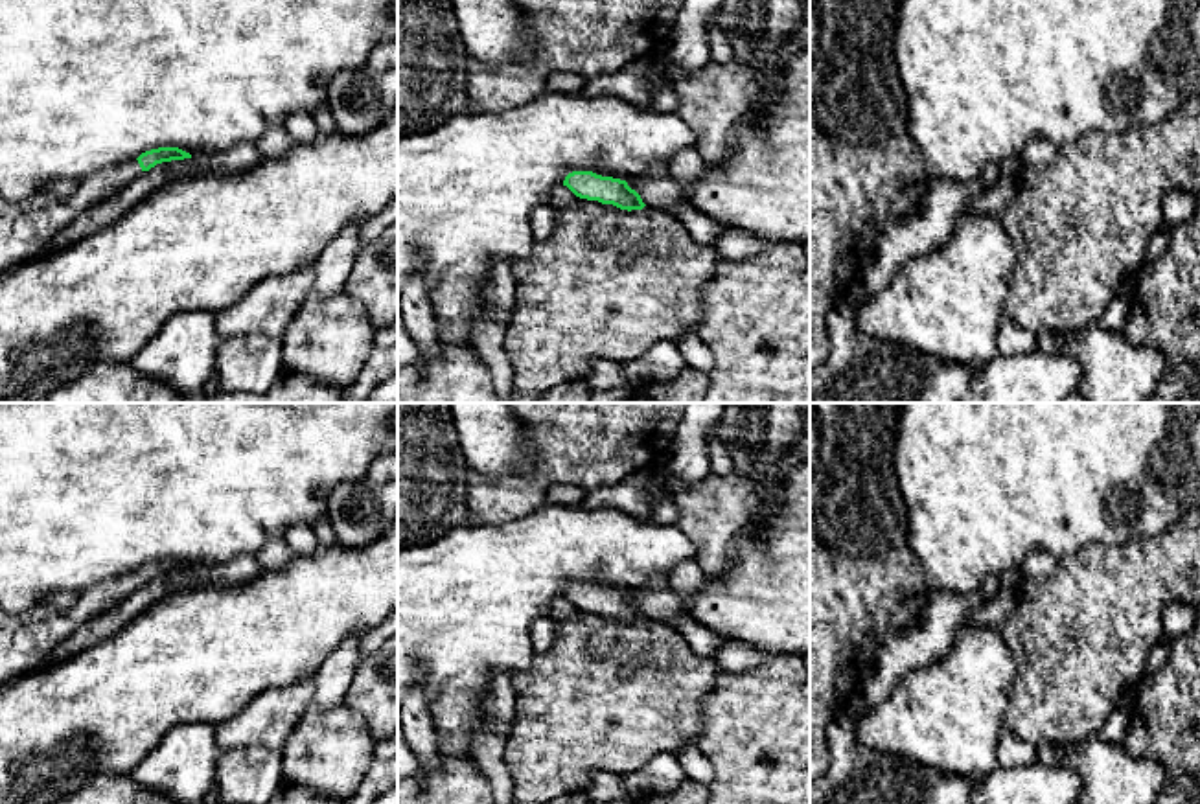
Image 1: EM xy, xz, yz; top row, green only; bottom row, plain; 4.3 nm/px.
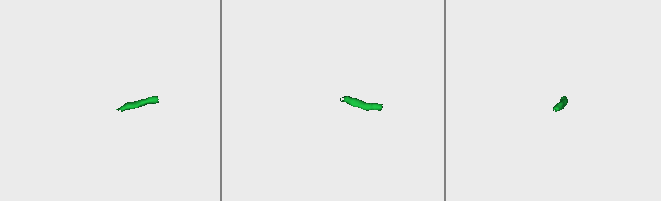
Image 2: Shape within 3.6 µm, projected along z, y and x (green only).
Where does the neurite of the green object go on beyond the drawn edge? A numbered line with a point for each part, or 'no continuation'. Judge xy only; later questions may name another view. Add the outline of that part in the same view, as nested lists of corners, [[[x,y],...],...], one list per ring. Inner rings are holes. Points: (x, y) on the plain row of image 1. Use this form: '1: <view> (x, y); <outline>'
1: xy (26, 639); [[[138,572],[98,585],[83,594],[68,611],[39,603],[22,614],[0,607],[0,688],[40,666],[48,653],[66,640],[81,624],[118,603],[142,583]]]

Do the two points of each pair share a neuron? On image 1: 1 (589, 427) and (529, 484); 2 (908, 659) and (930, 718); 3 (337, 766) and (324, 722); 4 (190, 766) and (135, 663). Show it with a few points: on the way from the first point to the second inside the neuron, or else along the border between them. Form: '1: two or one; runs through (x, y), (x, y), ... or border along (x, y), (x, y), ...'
1: one; runs through (575, 442), (543, 473)
2: two; border along (948, 648), (941, 657), (910, 670), (882, 701)
3: one; runs through (330, 755), (324, 733)
4: two; border along (214, 725), (179, 723), (142, 760)

